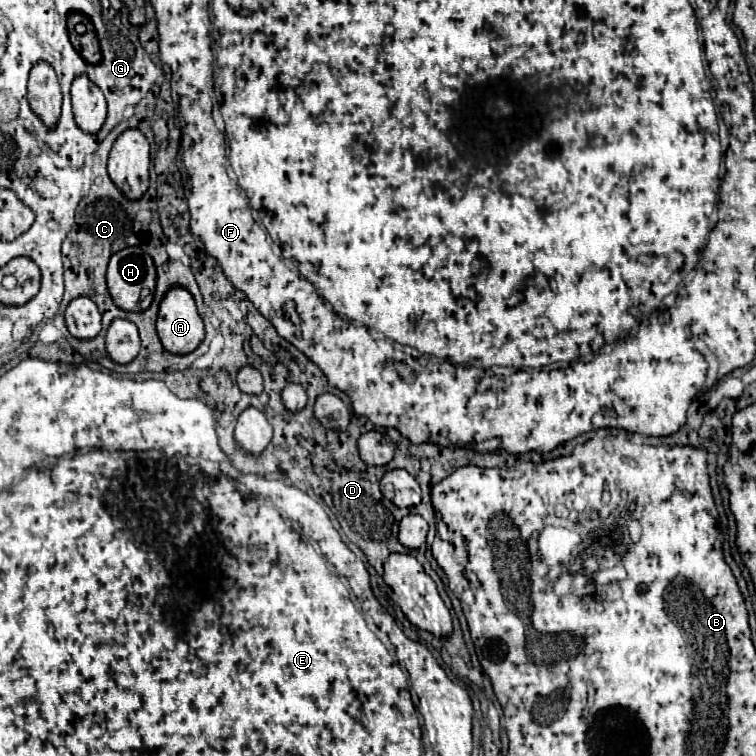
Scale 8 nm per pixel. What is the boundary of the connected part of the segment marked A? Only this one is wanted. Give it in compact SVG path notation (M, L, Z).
M175 286L165 292L157 314L157 334L173 354L193 352L203 342L203 320L189 290Z

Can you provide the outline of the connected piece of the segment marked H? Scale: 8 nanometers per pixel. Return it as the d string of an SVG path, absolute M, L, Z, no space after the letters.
M137 246L115 252L107 268L107 286L113 302L129 312L147 310L155 292L155 266Z

